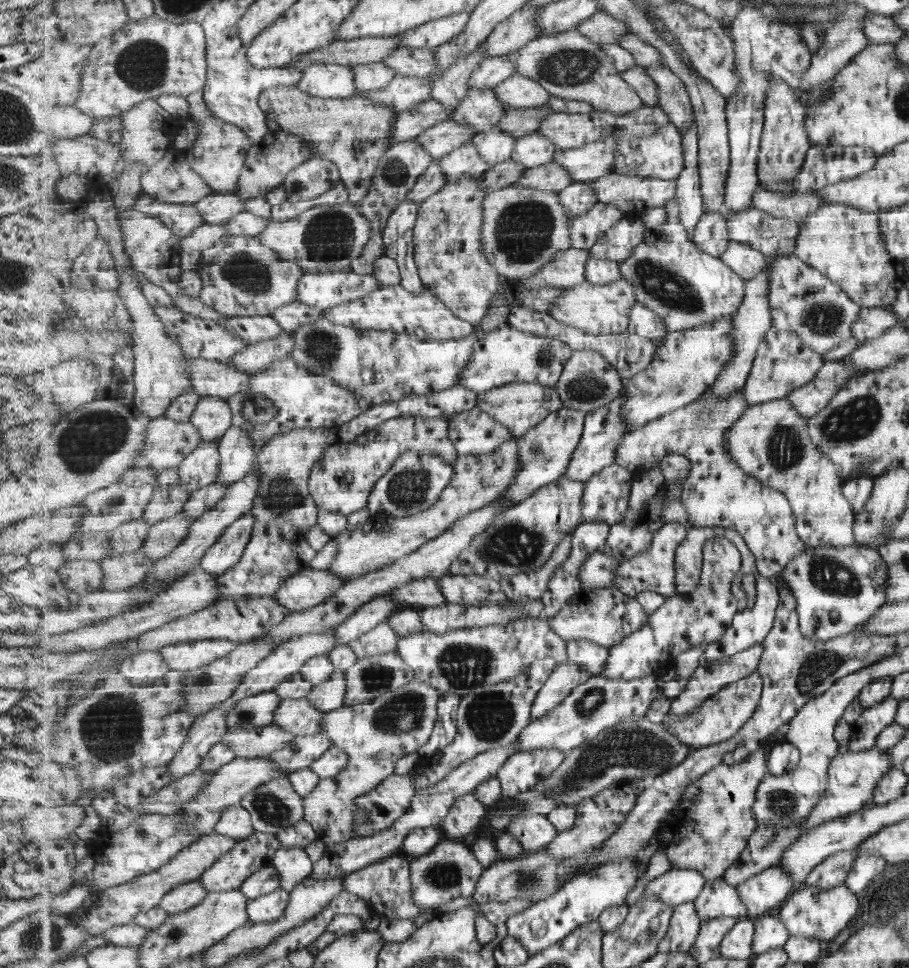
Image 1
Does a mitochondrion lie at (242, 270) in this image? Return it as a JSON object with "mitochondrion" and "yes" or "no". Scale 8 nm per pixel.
{"mitochondrion":"yes"}

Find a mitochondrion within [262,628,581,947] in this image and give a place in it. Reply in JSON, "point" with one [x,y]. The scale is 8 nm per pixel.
{"point":[463,666]}

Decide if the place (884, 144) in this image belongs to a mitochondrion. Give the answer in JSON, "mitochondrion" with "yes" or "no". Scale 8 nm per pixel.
{"mitochondrion":"no"}

